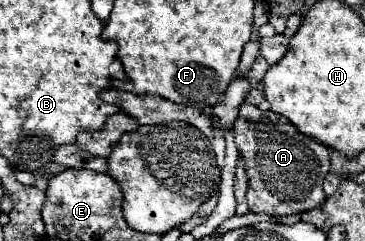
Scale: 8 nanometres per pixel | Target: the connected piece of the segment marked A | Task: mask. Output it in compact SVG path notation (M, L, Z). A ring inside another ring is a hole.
M243 104L239 118L235 120L235 144L245 160L245 170L249 176L247 202L249 210L255 214L299 214L313 210L325 202L323 180L329 172L329 150L313 138L299 134L289 122L279 130L269 120L283 120L273 112L263 112L257 106ZM257 142L261 142L261 152L257 152Z

